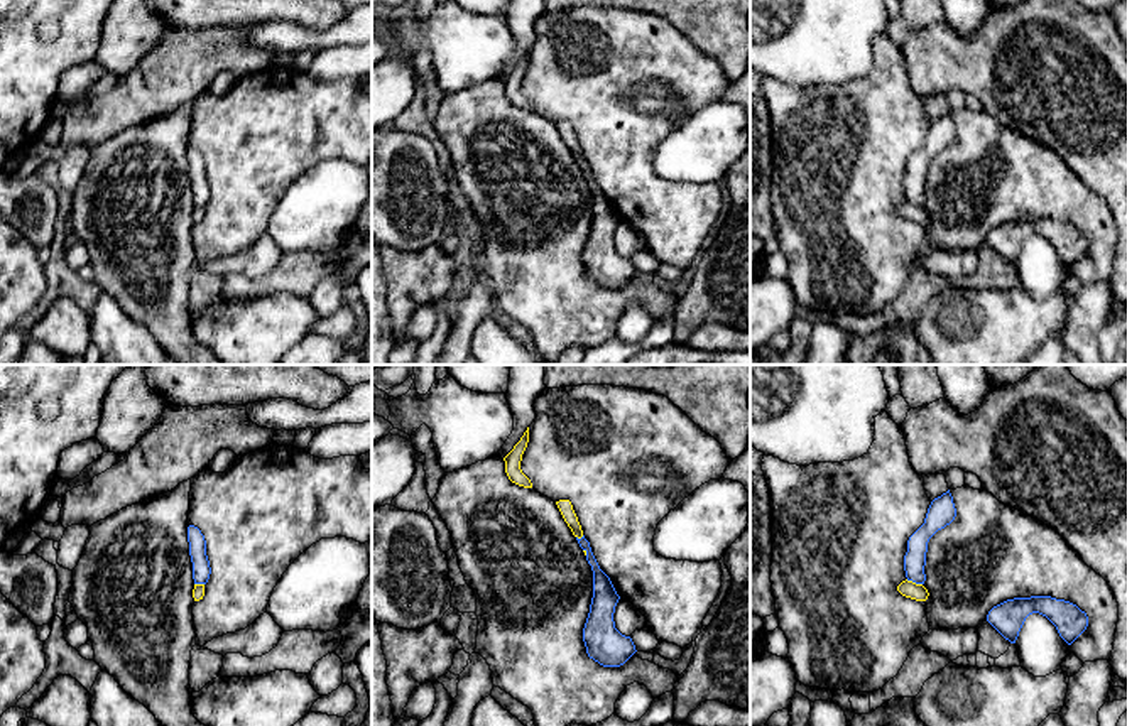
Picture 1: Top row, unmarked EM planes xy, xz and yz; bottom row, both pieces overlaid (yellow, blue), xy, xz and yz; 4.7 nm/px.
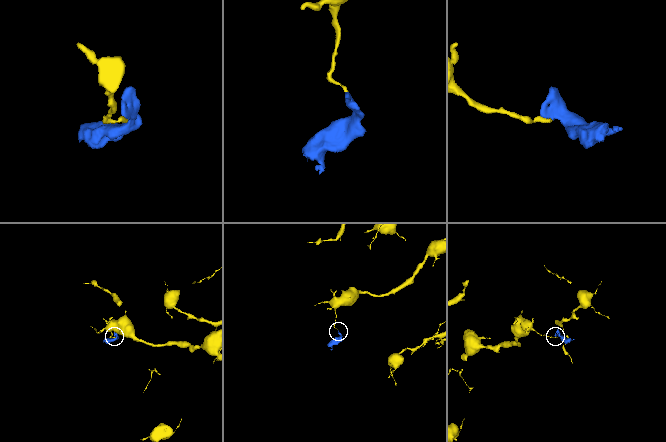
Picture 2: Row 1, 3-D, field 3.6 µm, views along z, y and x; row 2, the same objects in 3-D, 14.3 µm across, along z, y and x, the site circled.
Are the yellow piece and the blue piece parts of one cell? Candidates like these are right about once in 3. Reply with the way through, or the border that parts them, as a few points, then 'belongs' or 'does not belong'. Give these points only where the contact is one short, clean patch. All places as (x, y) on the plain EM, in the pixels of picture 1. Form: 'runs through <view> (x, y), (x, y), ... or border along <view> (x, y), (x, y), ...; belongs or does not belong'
border along yz (906, 201), (921, 206); does not belong

